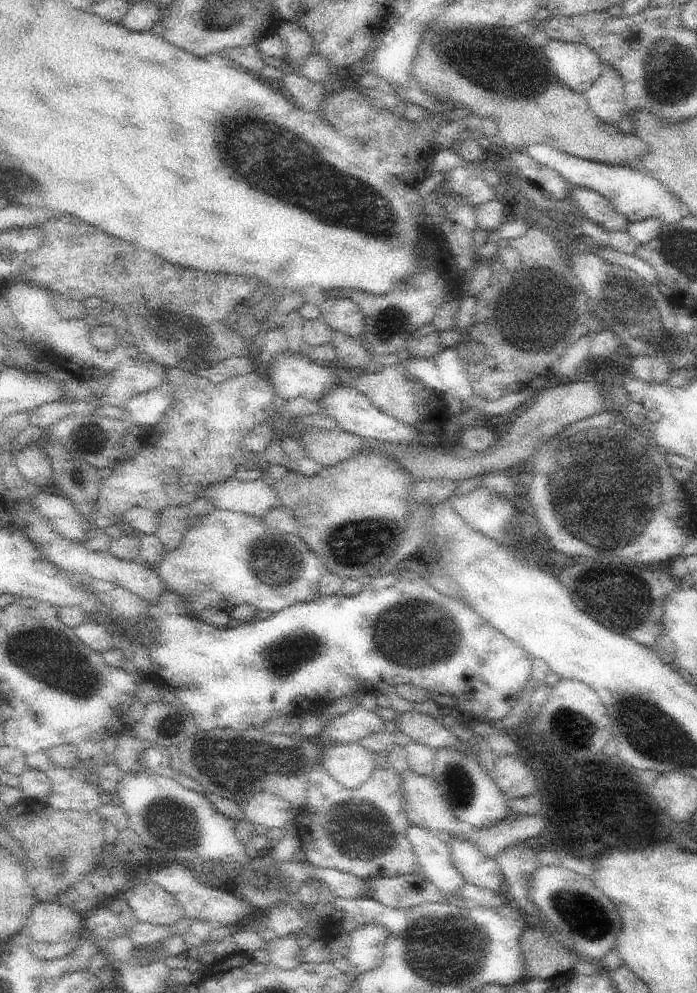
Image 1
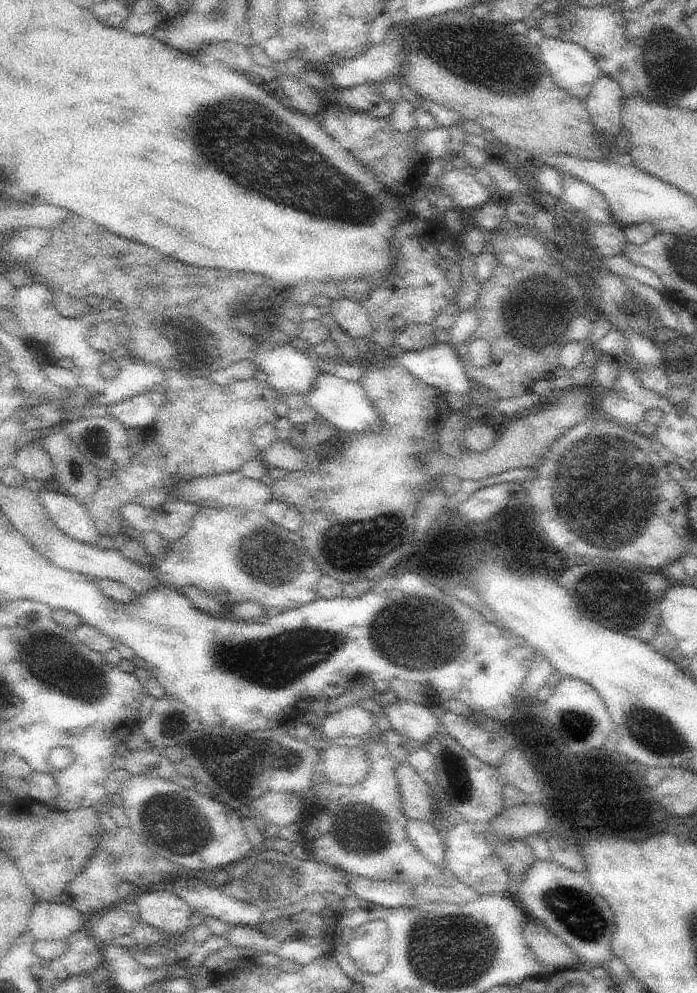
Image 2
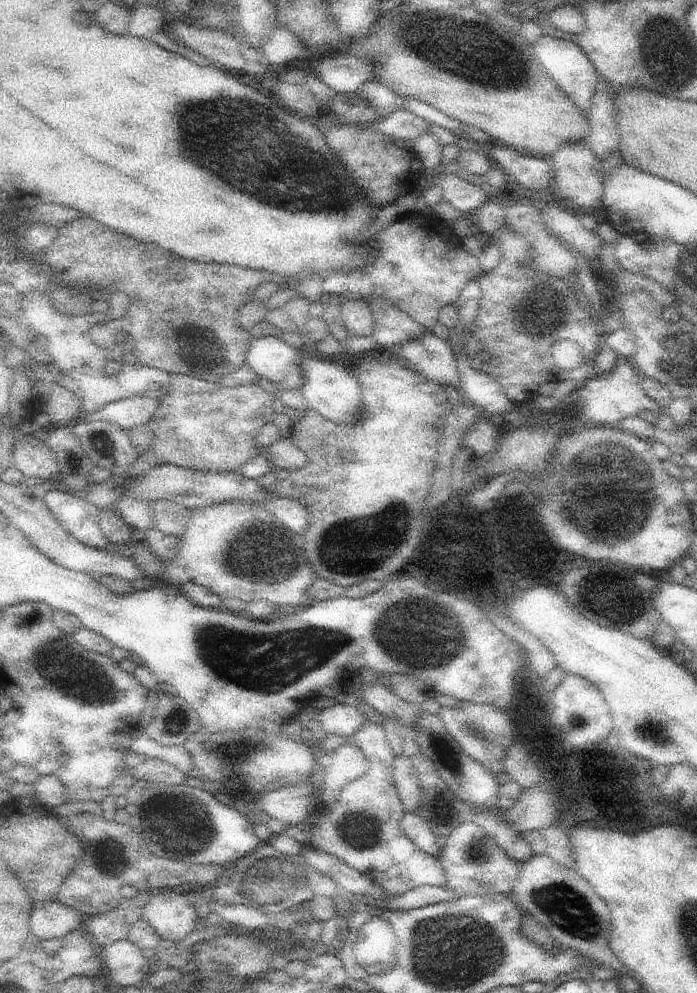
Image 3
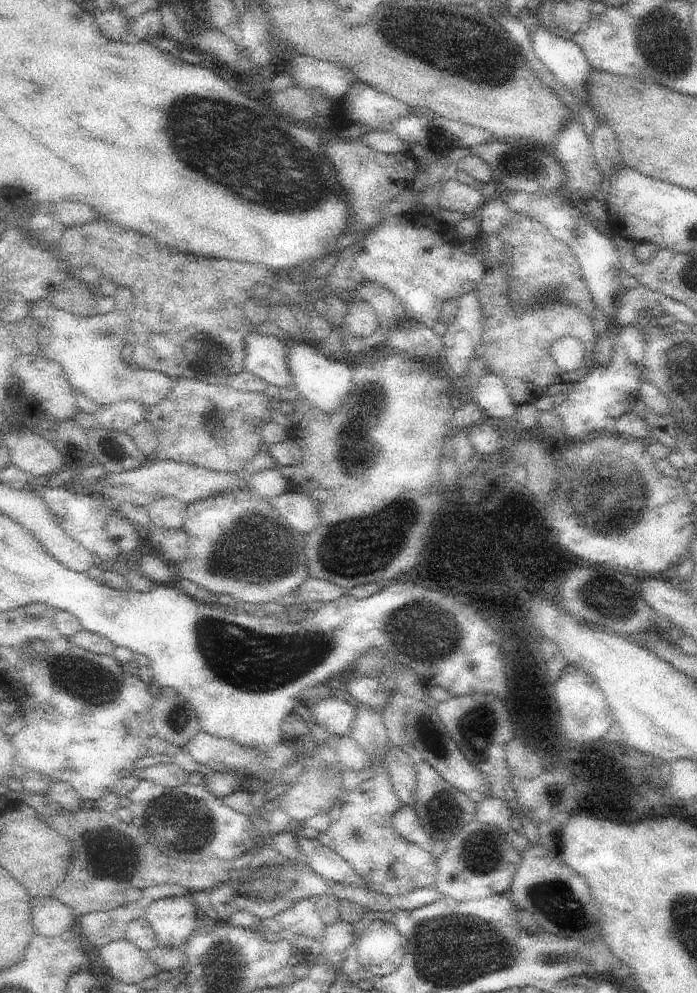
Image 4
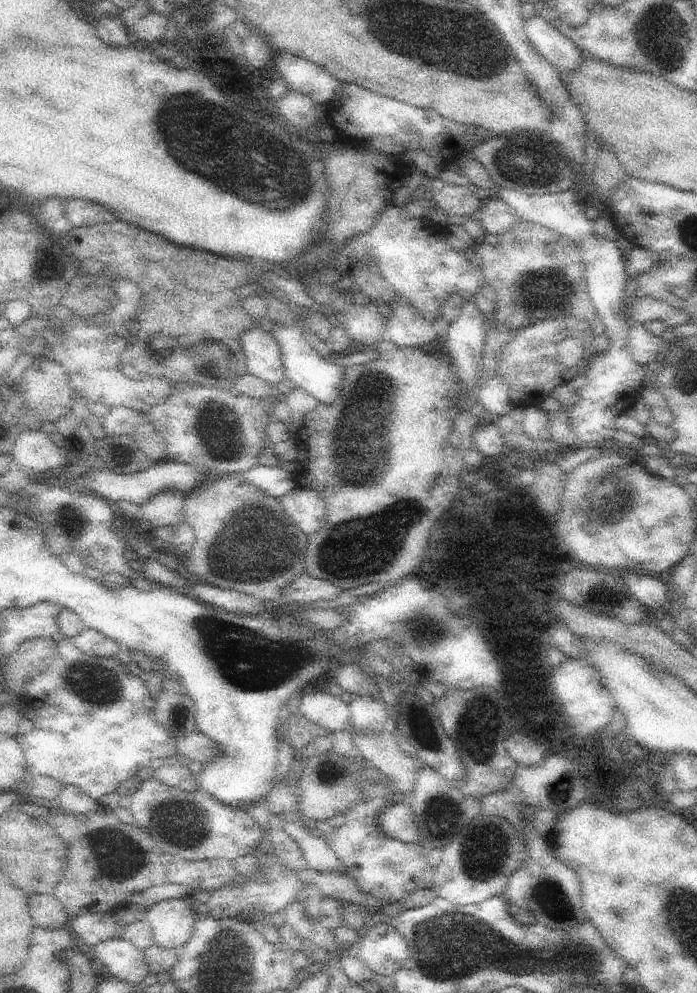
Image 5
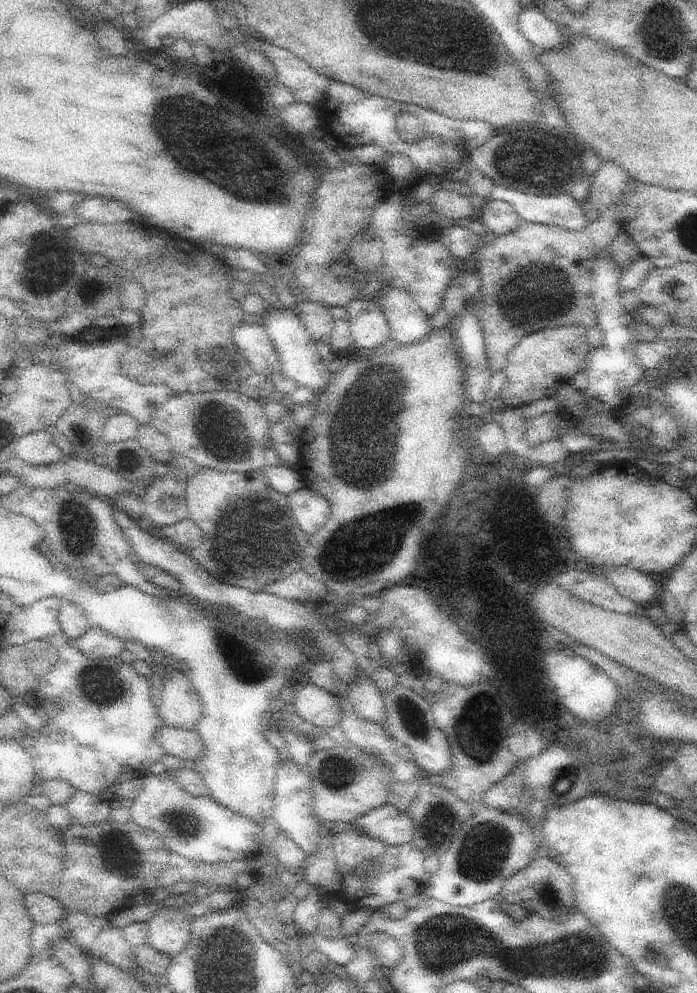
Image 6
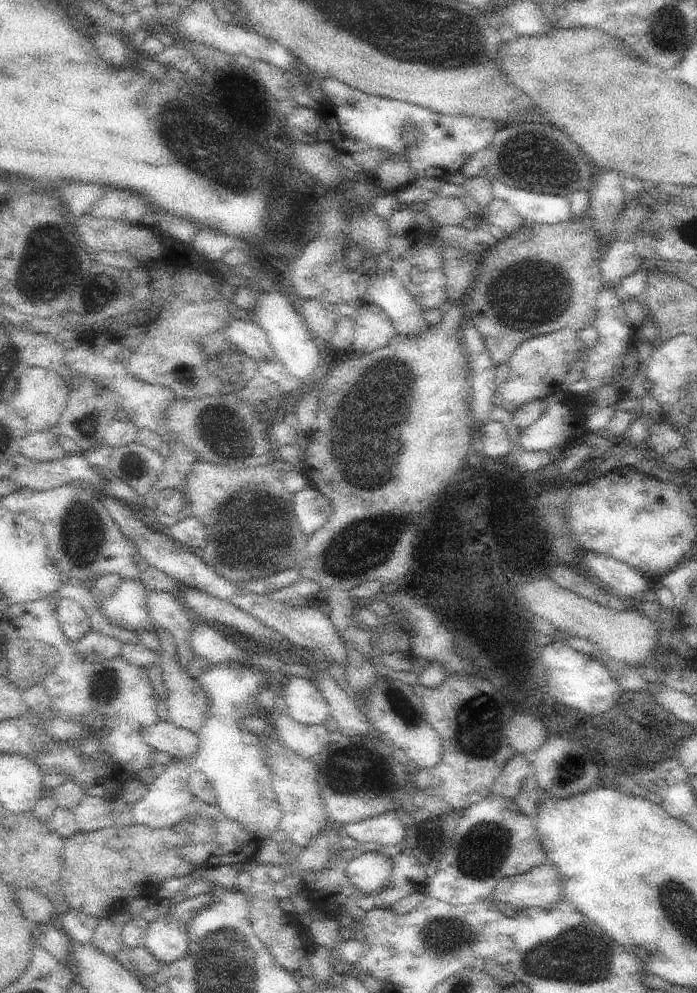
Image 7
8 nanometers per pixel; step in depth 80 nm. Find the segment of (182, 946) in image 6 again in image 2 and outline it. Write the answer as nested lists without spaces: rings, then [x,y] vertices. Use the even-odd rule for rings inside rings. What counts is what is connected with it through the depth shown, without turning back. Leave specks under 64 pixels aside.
[[[144,889],[139,892],[135,903],[141,910],[141,920],[155,929],[164,932],[165,937],[192,931],[192,907],[176,893],[169,891],[153,892]]]

